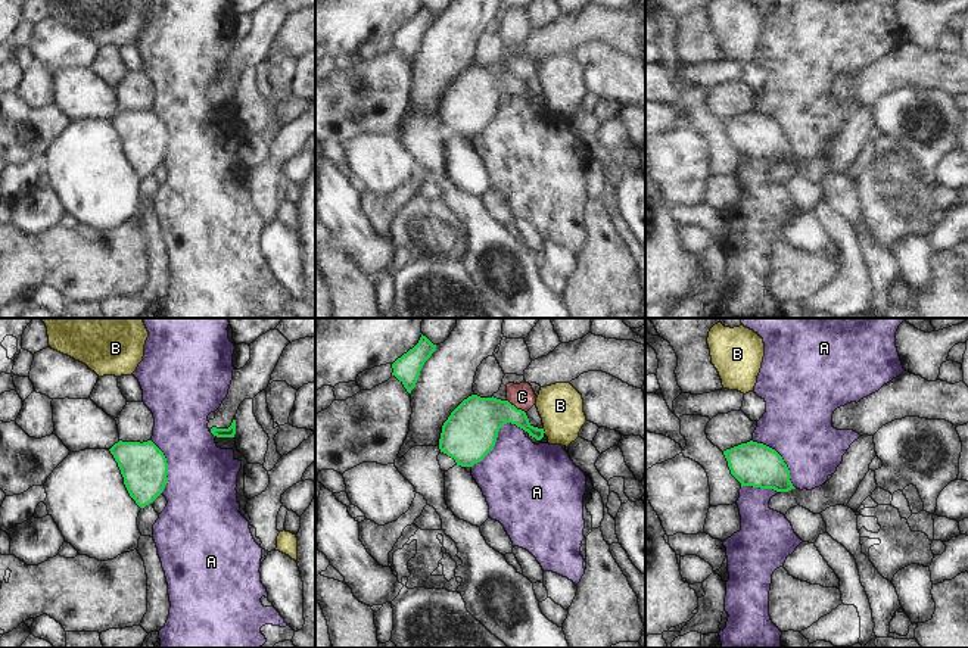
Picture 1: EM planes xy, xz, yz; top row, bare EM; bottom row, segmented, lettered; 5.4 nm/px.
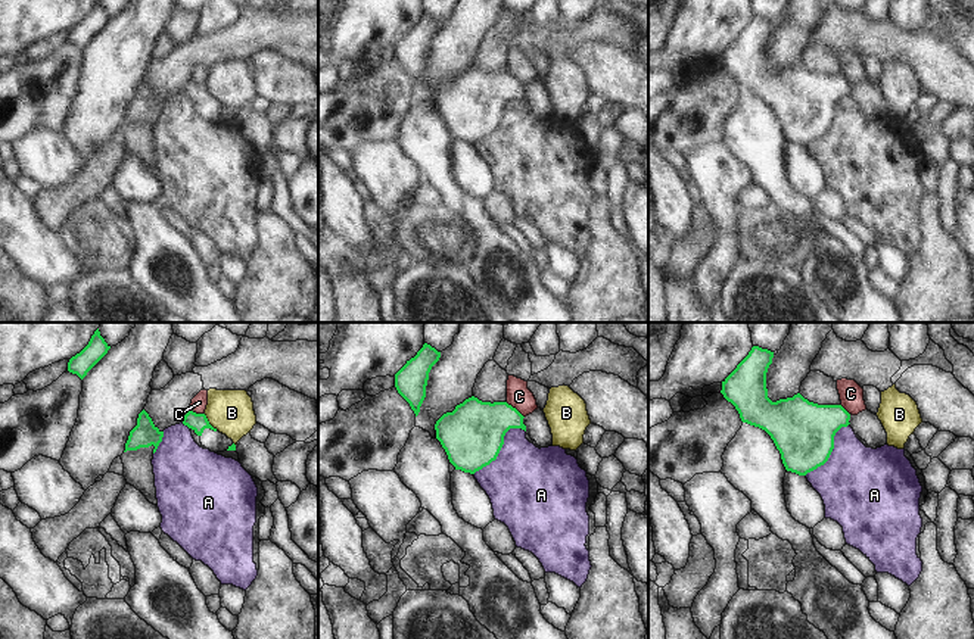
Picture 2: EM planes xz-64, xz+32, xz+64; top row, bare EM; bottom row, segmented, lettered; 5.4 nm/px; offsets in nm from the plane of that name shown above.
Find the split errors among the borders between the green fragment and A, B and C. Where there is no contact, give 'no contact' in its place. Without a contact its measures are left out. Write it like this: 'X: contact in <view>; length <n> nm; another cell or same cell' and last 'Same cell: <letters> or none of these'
A: contact in xz; length 360 nm; another cell
B: contact in xz; length 30 nm; another cell
C: contact in xz; length 130 nm; another cell
Same cell: none of these

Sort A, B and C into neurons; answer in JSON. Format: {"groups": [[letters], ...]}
{"groups": [["A"], ["B"], ["C"]]}

